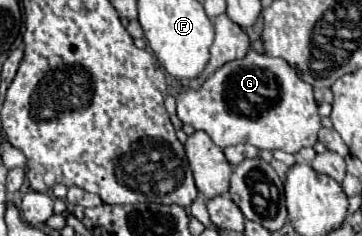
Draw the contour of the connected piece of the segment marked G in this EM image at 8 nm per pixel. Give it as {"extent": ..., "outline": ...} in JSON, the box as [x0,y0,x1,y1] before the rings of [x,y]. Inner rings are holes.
{"extent":[177,49,321,153],"outline":[[[249,49],[245,57],[229,61],[213,71],[199,89],[185,89],[177,95],[177,111],[183,123],[193,125],[195,129],[205,131],[215,145],[221,149],[229,145],[237,145],[241,141],[255,145],[257,149],[275,151],[281,149],[285,153],[299,153],[303,147],[313,147],[317,143],[317,133],[321,129],[321,117],[317,111],[317,101],[313,95],[313,87],[301,79],[299,71],[291,67],[281,57],[267,57]]]}

